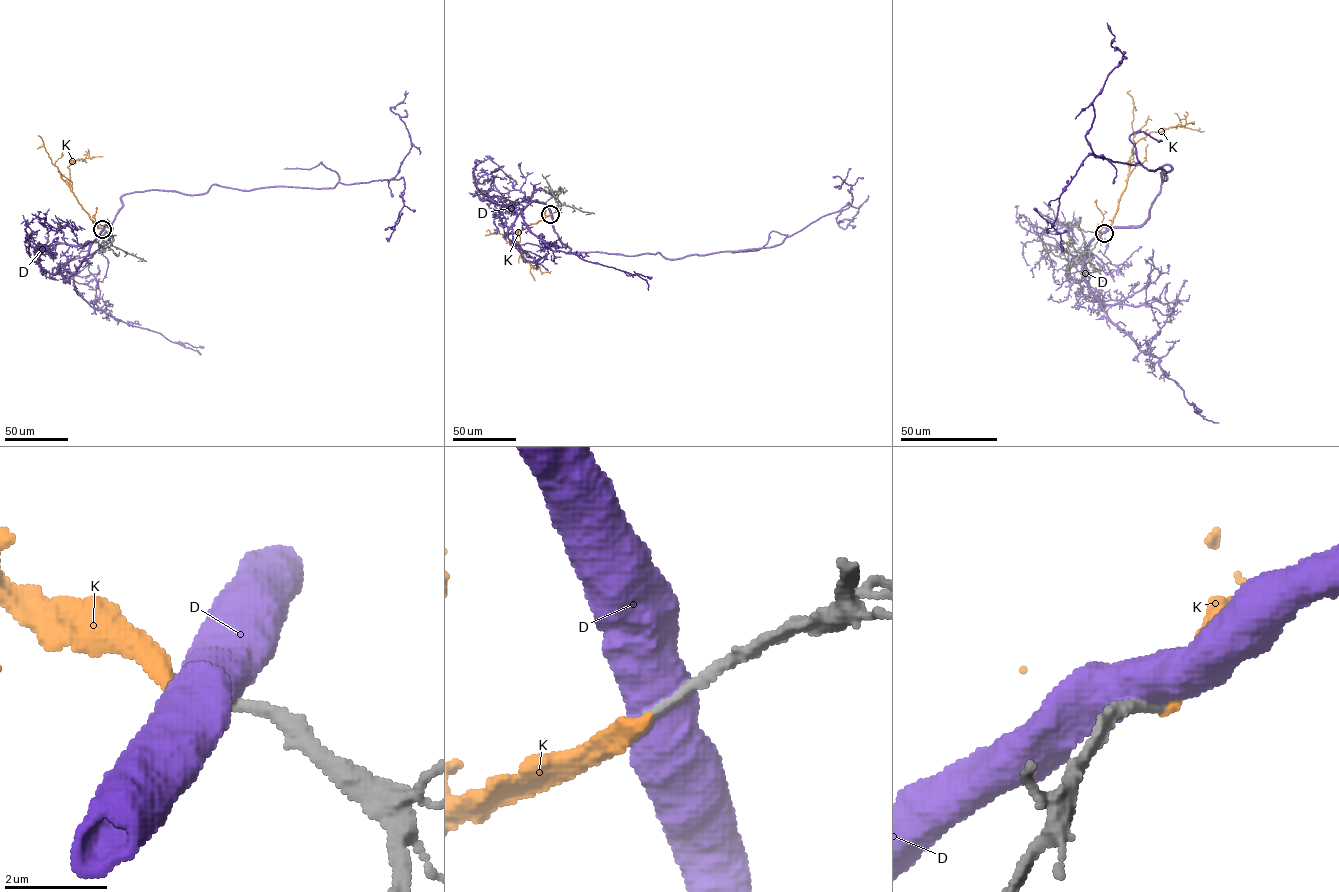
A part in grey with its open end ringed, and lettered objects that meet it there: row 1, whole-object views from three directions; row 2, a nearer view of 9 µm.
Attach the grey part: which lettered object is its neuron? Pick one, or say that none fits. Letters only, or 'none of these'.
none of these

